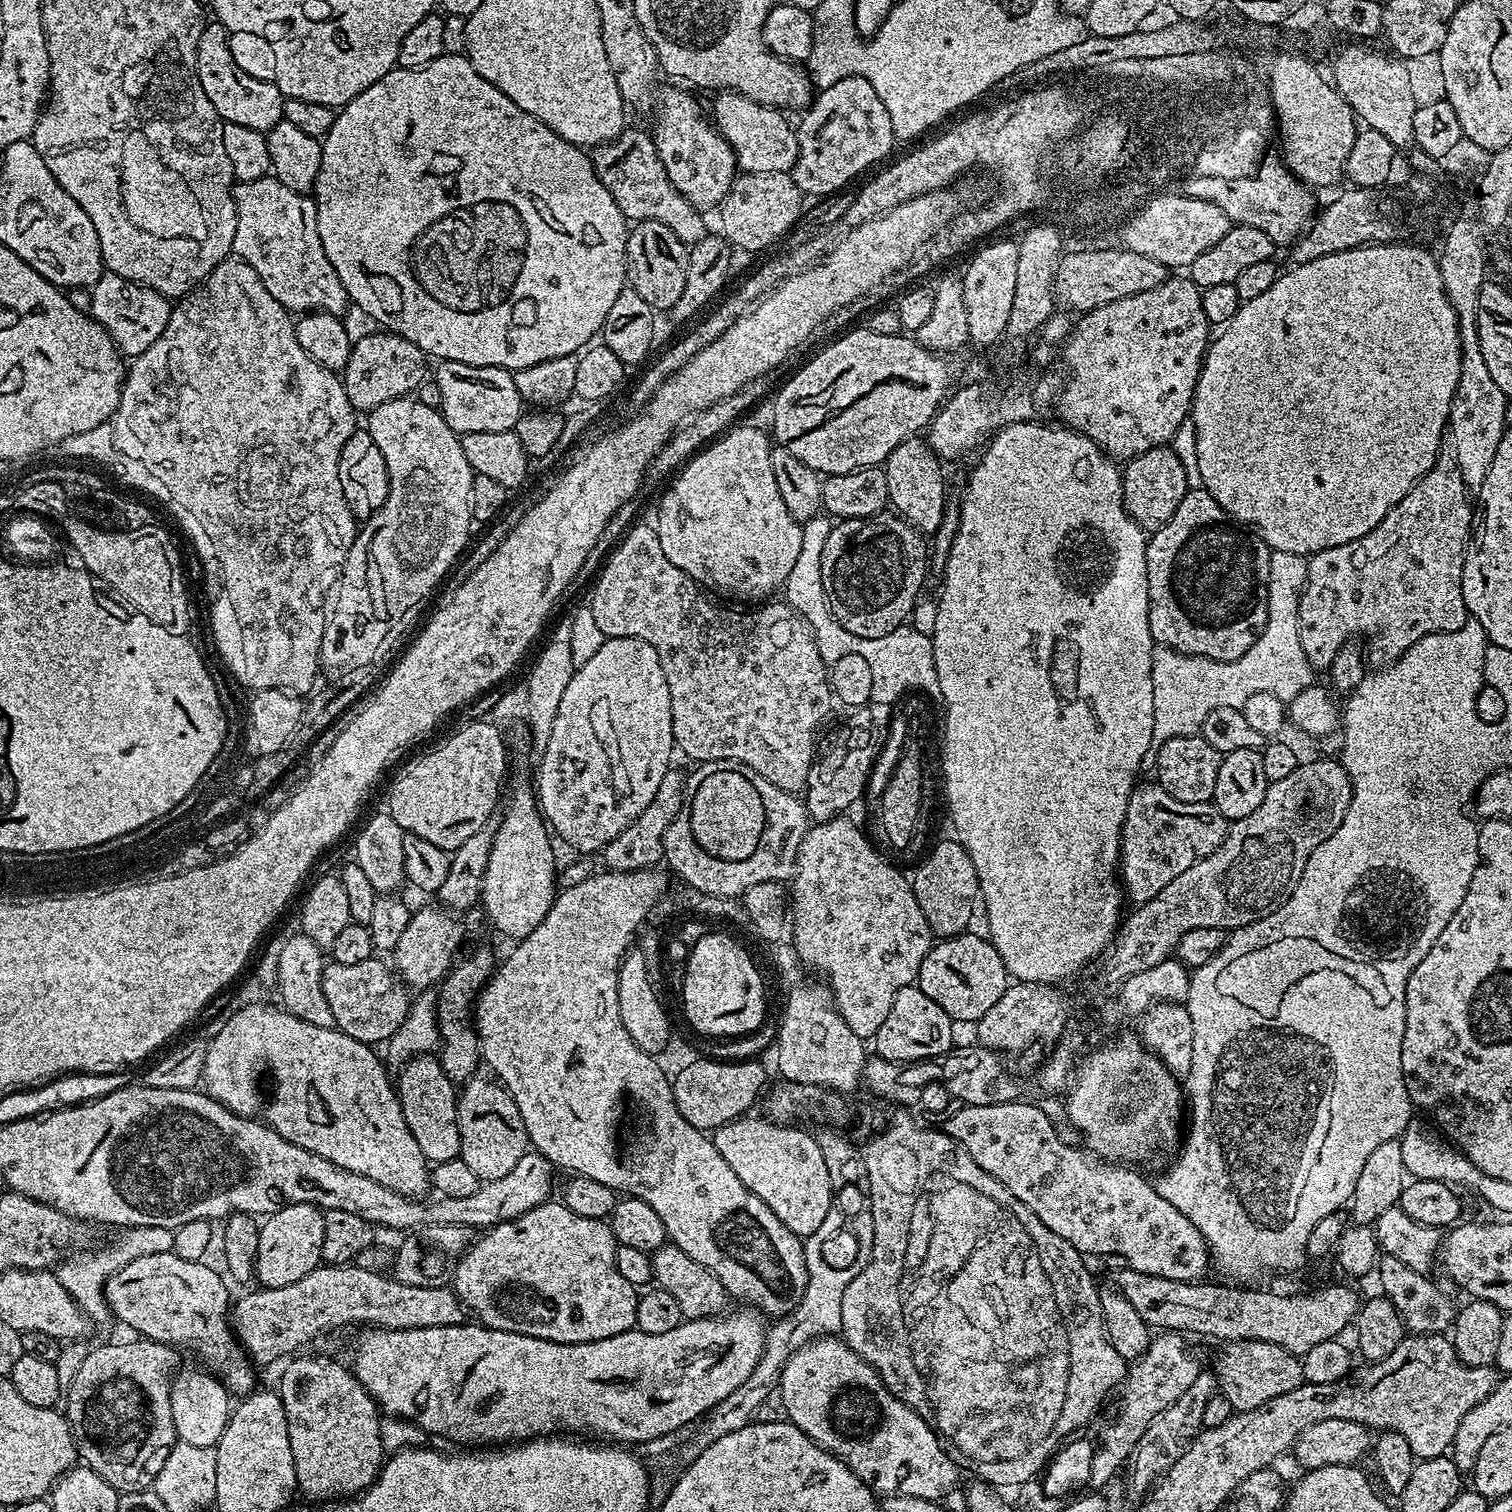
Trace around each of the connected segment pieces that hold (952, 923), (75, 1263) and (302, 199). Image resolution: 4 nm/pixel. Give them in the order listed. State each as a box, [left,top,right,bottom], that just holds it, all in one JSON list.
[[910,838,980,937],[58,1226,173,1322],[232,174,350,316]]

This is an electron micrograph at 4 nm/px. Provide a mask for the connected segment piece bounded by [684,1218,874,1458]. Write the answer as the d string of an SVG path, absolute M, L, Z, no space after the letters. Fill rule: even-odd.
M830 1218L826 1222L822 1222L822 1226L818 1226L818 1230L814 1230L814 1234L810 1234L804 1241L804 1257L806 1258L806 1270L808 1271L808 1281L806 1282L806 1290L800 1299L800 1305L786 1317L777 1319L776 1324L767 1329L764 1338L764 1353L758 1362L758 1366L754 1366L754 1374L750 1374L750 1378L746 1378L746 1382L742 1386L738 1386L738 1390L734 1390L734 1394L730 1394L730 1398L726 1398L718 1406L714 1406L712 1411L703 1417L705 1436L696 1436L688 1445L685 1446L685 1457L691 1458L696 1456L702 1450L706 1450L706 1446L710 1446L718 1438L722 1438L726 1434L730 1434L734 1430L738 1430L742 1425L755 1421L756 1416L760 1412L760 1407L768 1400L768 1395L775 1393L780 1387L780 1371L786 1366L786 1362L793 1356L799 1348L806 1346L811 1340L818 1340L821 1336L839 1333L842 1326L842 1298L848 1291L850 1282L854 1282L854 1278L858 1278L858 1274L862 1274L862 1270L866 1266L866 1262L872 1253L872 1243L874 1242L874 1222L871 1218L848 1218L844 1221Z

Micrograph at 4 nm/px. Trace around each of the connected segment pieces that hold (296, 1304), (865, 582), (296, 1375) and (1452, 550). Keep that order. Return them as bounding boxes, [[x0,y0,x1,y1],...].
[[230,1266,466,1366],[822,510,930,638],[278,1355,386,1502],[1297,450,1474,670]]

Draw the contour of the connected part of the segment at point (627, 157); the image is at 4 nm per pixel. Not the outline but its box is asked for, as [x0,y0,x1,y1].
[590,127,705,246]

